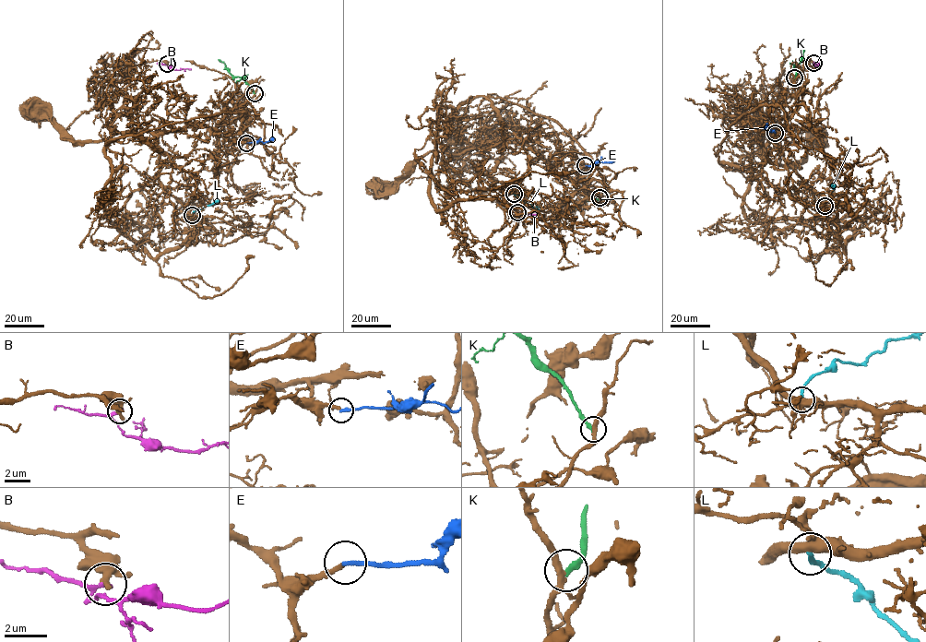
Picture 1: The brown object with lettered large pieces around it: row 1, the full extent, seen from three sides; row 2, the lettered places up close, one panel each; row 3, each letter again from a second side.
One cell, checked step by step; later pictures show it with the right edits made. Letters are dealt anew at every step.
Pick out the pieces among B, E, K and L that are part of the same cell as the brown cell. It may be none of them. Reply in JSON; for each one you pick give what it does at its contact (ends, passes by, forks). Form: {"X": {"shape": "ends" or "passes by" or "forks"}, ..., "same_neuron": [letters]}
{"K": {"shape": "ends"}, "same_neuron": ["K"]}

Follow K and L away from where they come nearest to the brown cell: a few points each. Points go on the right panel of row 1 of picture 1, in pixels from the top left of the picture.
K: (794, 77), (797, 68), (795, 65), (801, 61), (803, 50)
L: (825, 207), (831, 196), (831, 184)

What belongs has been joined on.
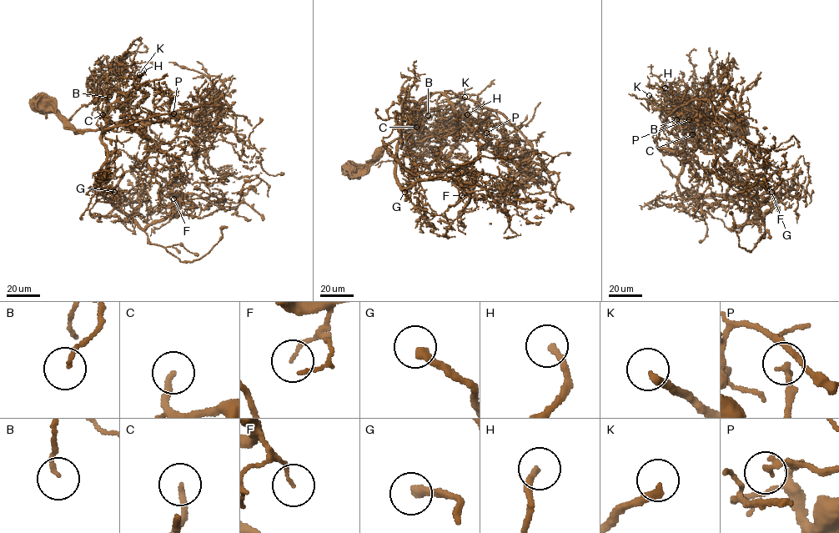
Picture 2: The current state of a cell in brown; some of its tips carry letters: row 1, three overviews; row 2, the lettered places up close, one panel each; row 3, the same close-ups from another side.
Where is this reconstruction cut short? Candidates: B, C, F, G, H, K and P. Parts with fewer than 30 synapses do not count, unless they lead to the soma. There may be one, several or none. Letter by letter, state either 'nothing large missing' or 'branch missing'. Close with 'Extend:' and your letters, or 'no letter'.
B: nothing large missing
C: branch missing
F: nothing large missing
G: branch missing
H: nothing large missing
K: nothing large missing
P: nothing large missing
Extend: C, G

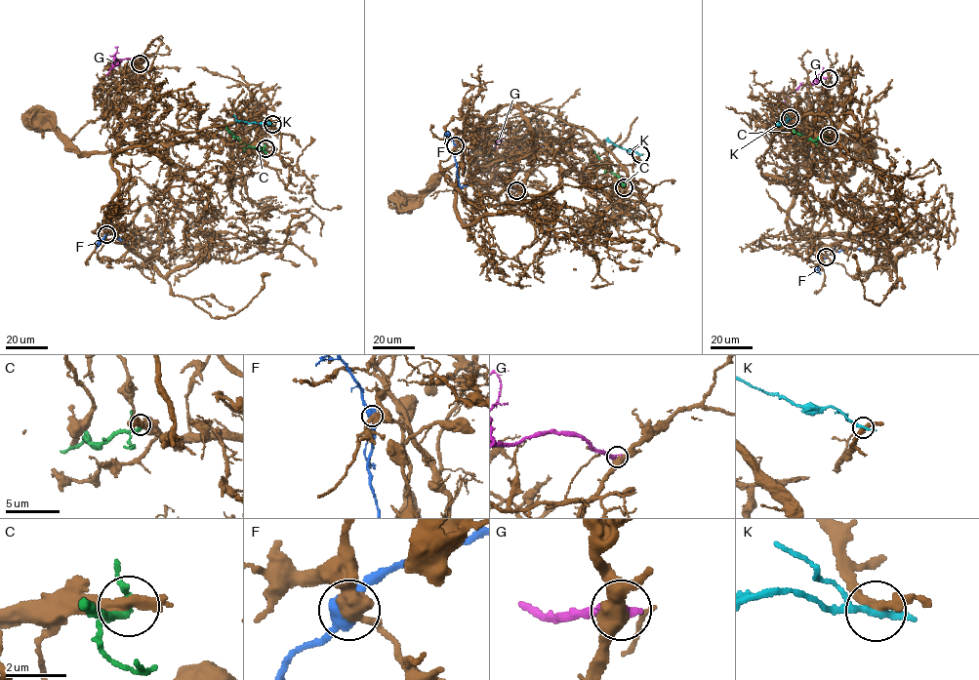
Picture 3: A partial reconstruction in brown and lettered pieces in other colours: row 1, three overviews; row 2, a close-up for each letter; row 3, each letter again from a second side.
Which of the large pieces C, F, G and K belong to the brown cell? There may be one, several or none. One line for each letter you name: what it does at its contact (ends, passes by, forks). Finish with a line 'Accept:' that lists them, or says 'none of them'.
F: it passes by
Accept: F

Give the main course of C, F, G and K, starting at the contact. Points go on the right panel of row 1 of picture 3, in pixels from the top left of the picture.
C: (829, 135), (809, 140), (792, 127)
F: (826, 257), (847, 249), (868, 251), (866, 254), (865, 252)
G: (830, 78), (822, 77), (815, 83), (801, 85), (787, 96), (783, 106)
K: (790, 118), (785, 124), (778, 125), (779, 120)

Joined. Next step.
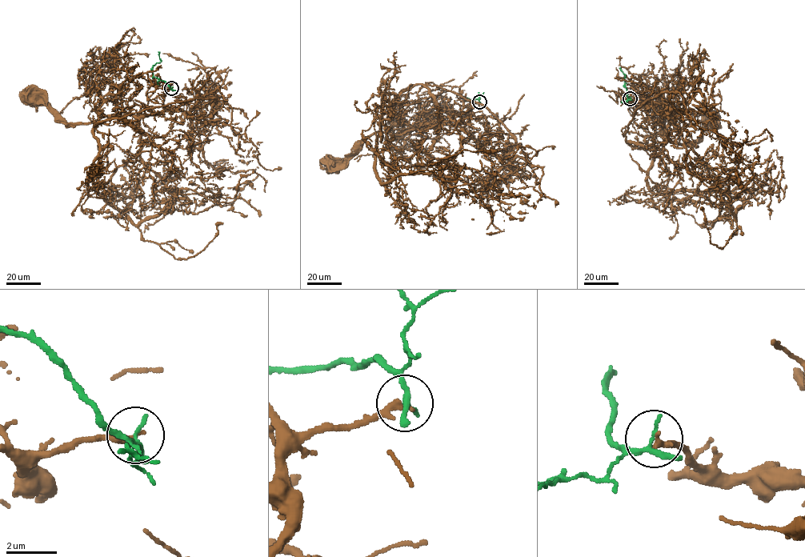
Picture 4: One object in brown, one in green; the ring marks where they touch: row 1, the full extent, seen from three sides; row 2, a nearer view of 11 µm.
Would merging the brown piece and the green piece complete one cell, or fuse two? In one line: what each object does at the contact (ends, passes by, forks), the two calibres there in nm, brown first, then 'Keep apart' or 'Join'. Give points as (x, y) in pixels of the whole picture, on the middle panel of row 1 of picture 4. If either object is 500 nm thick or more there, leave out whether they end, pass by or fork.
At the ring brown ends. At the ring green passes by. Thickness 280 nm (brown) against 180 nm. Keep apart

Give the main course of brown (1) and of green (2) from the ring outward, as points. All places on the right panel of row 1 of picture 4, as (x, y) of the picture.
1: (630, 98), (653, 103), (664, 128), (668, 126), (678, 134), (679, 144), (688, 146), (701, 136), (712, 118)
2: (630, 98), (627, 98), (625, 74), (619, 68)

